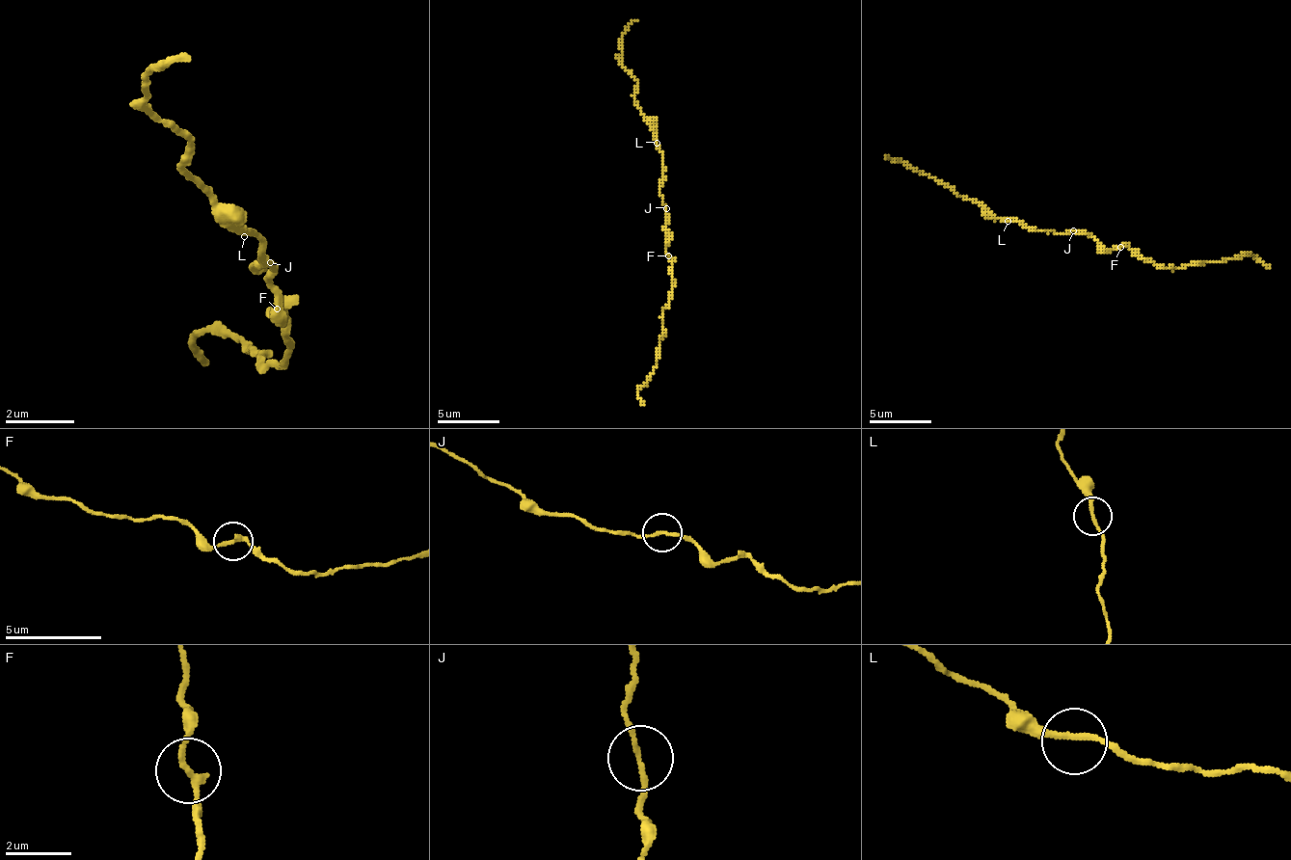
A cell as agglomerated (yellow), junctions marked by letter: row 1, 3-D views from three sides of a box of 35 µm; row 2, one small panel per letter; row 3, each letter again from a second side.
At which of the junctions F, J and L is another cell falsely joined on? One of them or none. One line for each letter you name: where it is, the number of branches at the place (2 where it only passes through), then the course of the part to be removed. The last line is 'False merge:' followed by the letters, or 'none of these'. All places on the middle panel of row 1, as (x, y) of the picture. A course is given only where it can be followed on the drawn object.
False merge: none of these

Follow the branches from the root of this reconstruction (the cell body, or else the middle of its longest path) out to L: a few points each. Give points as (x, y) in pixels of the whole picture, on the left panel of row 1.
L: (270, 262), (261, 271), (253, 271), (261, 262), (261, 245), (253, 236), (244, 236)

